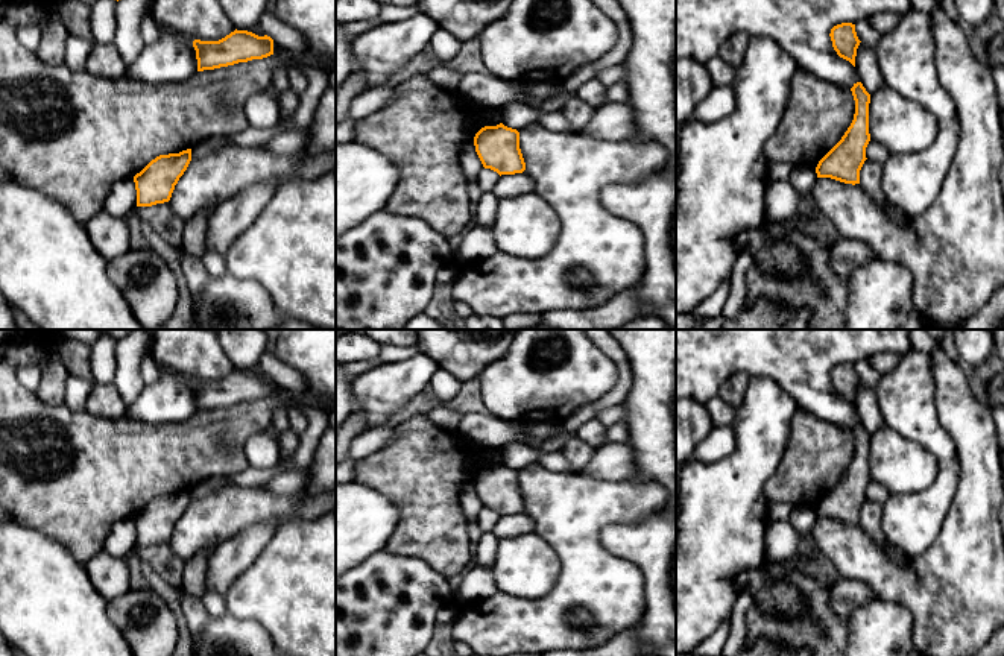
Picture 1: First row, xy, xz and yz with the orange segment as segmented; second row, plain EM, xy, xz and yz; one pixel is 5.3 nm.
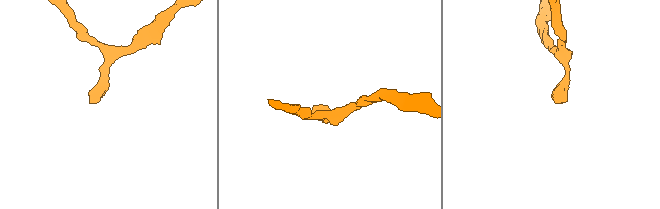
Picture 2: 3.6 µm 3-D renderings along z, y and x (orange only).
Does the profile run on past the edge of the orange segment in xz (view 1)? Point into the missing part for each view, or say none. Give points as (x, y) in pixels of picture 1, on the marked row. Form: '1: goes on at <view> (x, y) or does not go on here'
1: does not go on here

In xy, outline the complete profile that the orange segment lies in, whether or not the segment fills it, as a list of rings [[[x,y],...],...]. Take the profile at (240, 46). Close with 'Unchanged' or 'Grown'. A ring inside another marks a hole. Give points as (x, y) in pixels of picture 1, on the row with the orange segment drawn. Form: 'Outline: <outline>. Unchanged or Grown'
Outline: [[[234,30],[219,41],[194,39],[197,71],[263,59],[273,55],[273,39],[248,30]]]. Unchanged

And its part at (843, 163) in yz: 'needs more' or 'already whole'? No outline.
already whole

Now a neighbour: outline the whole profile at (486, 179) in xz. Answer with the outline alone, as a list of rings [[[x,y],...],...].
[[[483,167],[478,172],[478,176],[477,176],[475,182],[480,187],[480,190],[483,193],[486,193],[486,191],[491,191],[495,187],[498,179],[500,179],[500,175],[497,172]]]

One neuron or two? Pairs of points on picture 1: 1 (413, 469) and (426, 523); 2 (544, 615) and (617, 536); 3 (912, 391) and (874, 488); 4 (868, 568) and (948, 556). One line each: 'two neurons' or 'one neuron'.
1: one neuron
2: two neurons
3: two neurons
4: one neuron

